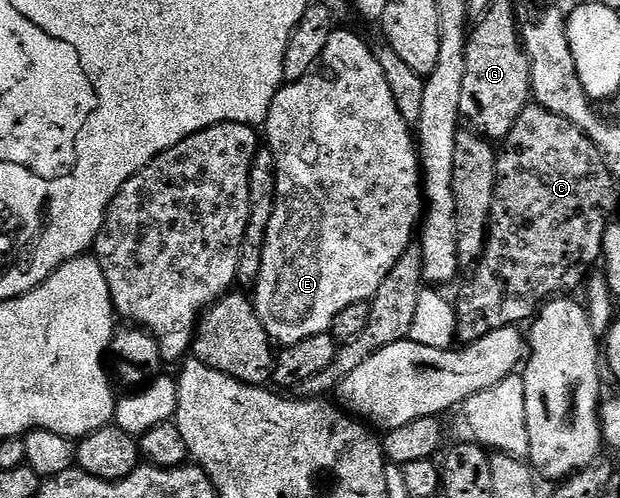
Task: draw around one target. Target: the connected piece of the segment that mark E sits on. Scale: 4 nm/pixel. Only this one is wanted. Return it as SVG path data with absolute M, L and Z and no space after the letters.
M335 28L332 36L328 36L328 44L324 44L322 60L316 69L304 75L299 82L286 82L272 100L272 108L266 117L264 127L264 142L274 157L274 175L276 176L276 200L274 211L268 220L266 242L262 246L262 263L260 276L252 287L252 301L258 318L264 324L271 343L279 347L291 346L308 336L316 336L329 331L332 320L348 304L369 302L373 298L376 288L384 284L384 277L396 264L400 256L411 245L416 227L420 222L420 215L424 210L422 196L422 176L418 168L418 148L412 128L400 116L400 108L396 108L396 100L392 100L392 88L388 88L388 80L384 80L384 72L380 63L376 61L371 43L365 42L358 34L350 30Z

